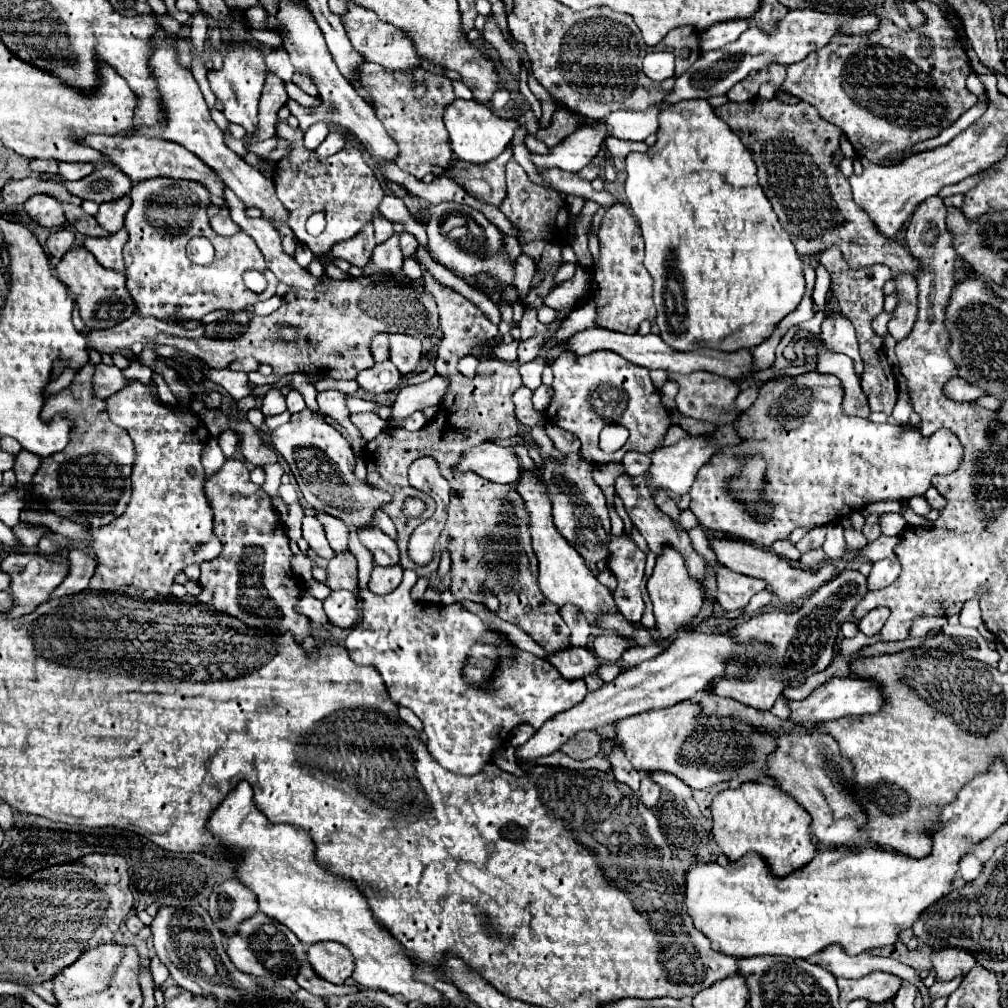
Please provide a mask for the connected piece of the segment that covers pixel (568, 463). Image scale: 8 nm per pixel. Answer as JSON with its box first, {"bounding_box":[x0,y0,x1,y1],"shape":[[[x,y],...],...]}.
{"bounding_box":[514,446,610,564],"shape":[[[514,446],[514,454],[520,458],[520,464],[526,470],[534,470],[544,482],[552,500],[552,516],[558,532],[578,550],[578,554],[588,562],[596,564],[606,558],[606,542],[610,536],[610,518],[606,510],[606,498],[600,486],[592,480],[592,466],[580,454],[568,454],[564,464],[556,464],[554,460],[544,460],[544,468],[538,468],[528,456],[526,446]]]}

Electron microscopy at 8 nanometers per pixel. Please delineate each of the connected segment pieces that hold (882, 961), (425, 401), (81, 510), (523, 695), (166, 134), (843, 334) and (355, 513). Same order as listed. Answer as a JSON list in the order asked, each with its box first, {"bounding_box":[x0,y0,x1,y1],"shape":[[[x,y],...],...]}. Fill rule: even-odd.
[{"bounding_box":[818,946,924,990],"shape":[[[830,946],[830,950],[822,950],[822,954],[818,954],[818,956],[820,956],[820,966],[826,968],[828,972],[832,972],[836,978],[860,978],[862,974],[882,970],[882,972],[890,972],[890,974],[896,974],[900,978],[914,982],[918,986],[918,990],[924,986],[910,966],[900,964],[890,958],[872,956],[870,952],[858,954],[858,956],[848,956],[848,954],[842,954],[842,950],[838,950],[838,946]]]},{"bounding_box":[392,376,450,420],"shape":[[[432,376],[416,386],[404,386],[392,406],[392,420],[402,420],[426,406],[438,406],[450,388],[450,380],[444,376]]]},{"bounding_box":[32,364,134,528],"shape":[[[86,364],[76,374],[76,380],[80,378],[82,384],[76,382],[74,396],[66,388],[60,394],[46,398],[44,412],[42,412],[44,420],[50,420],[54,414],[62,414],[72,418],[76,426],[66,450],[58,452],[60,462],[56,462],[52,456],[42,458],[42,466],[34,474],[32,490],[42,500],[46,500],[46,506],[54,514],[80,522],[86,528],[100,528],[110,524],[114,518],[122,516],[130,502],[130,494],[132,494],[130,474],[134,466],[134,444],[128,432],[116,426],[108,418],[104,400],[94,396],[92,376],[94,376],[94,364]]]},{"bounding_box":[344,570,588,774],"shape":[[[404,570],[402,584],[388,596],[376,596],[370,590],[358,588],[362,600],[362,618],[344,640],[344,648],[358,666],[374,666],[382,676],[388,694],[394,704],[410,708],[422,722],[424,734],[428,736],[428,750],[436,762],[454,774],[478,774],[482,766],[492,762],[492,754],[510,742],[510,730],[522,722],[532,724],[536,730],[556,714],[570,710],[588,694],[584,680],[564,680],[562,674],[548,662],[518,650],[504,636],[486,630],[484,622],[468,612],[460,602],[454,604],[426,604],[410,598],[410,588],[416,582],[414,570]],[[476,644],[496,646],[504,656],[496,668],[492,684],[488,688],[470,688],[462,678],[462,666],[466,666],[466,654]]]},{"bounding_box":[150,30,288,222],"shape":[[[158,30],[158,36],[152,40],[152,46],[154,46],[154,54],[152,54],[150,66],[152,66],[152,74],[158,82],[158,90],[162,94],[162,106],[164,106],[166,116],[168,116],[168,124],[162,132],[162,138],[180,144],[186,150],[190,150],[192,154],[196,154],[198,158],[202,158],[202,162],[208,164],[222,178],[222,182],[230,190],[234,190],[234,194],[238,194],[238,198],[242,198],[246,202],[246,206],[250,206],[250,204],[258,206],[262,210],[262,218],[286,222],[288,214],[286,214],[286,208],[278,202],[278,198],[274,194],[272,180],[266,178],[260,170],[256,170],[248,162],[244,162],[230,148],[226,148],[224,134],[214,124],[210,110],[204,102],[204,96],[202,96],[192,72],[182,68],[176,62],[176,40],[174,40],[174,36],[166,34],[164,30]]]},{"bounding_box":[820,314,864,378],"shape":[[[832,314],[830,318],[826,318],[822,322],[820,338],[822,338],[826,350],[850,356],[854,362],[854,370],[856,370],[858,378],[862,378],[864,362],[858,354],[858,342],[856,342],[854,326],[850,326],[850,322],[846,322],[846,318],[838,318],[838,314]]]},{"bounding_box":[270,410,386,528],"shape":[[[302,410],[290,418],[288,424],[276,428],[270,436],[270,442],[276,452],[280,452],[300,490],[304,500],[334,518],[340,518],[348,528],[374,528],[374,512],[386,504],[386,492],[374,490],[368,482],[362,482],[354,476],[356,456],[348,440],[334,430],[322,416],[314,416],[310,410]]]}]

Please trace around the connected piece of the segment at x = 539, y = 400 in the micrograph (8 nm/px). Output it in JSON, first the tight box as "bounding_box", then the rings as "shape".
{"bounding_box":[532,384,552,412],"shape":[[[542,384],[542,386],[540,386],[536,392],[534,392],[534,396],[532,396],[534,410],[536,410],[536,412],[544,412],[544,410],[548,408],[548,402],[550,402],[550,398],[552,398],[552,388]]]}

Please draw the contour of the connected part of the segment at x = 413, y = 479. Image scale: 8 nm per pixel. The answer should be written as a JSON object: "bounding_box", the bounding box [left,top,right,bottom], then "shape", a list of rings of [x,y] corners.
{"bounding_box":[408,456,450,522],"shape":[[[426,456],[426,458],[420,458],[420,460],[413,462],[408,469],[408,480],[410,486],[414,486],[416,490],[422,490],[434,498],[434,502],[436,502],[436,516],[434,518],[440,518],[444,522],[450,484],[446,484],[446,478],[440,476],[440,470],[438,470],[434,458]]]}

